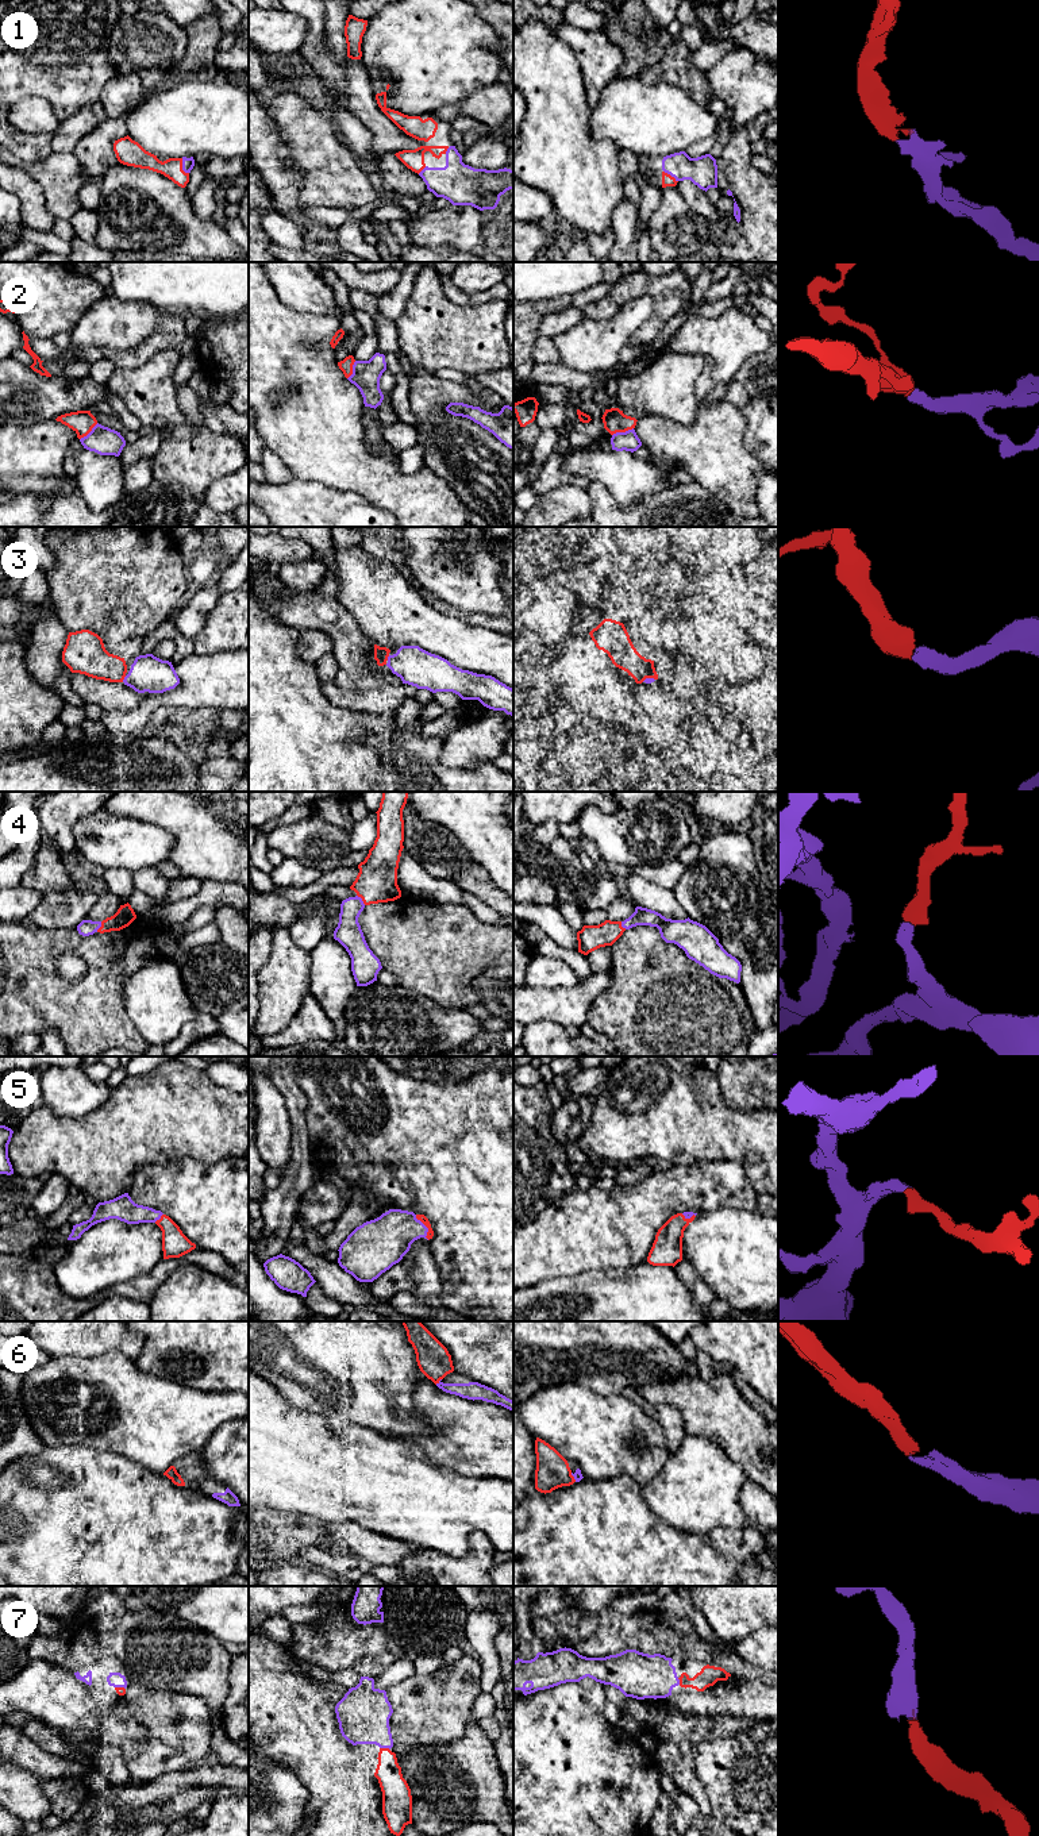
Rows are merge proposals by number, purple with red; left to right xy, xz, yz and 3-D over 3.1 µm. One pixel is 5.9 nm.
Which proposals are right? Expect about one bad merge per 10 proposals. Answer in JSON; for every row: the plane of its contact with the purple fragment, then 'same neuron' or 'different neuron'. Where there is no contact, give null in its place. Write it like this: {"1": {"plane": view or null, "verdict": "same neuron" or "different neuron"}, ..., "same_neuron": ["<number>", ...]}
{"1": {"plane": "xy", "verdict": "same neuron"}, "2": {"plane": "yz", "verdict": "same neuron"}, "3": {"plane": "xy", "verdict": "same neuron"}, "4": {"plane": "xz", "verdict": "same neuron"}, "5": {"plane": "xz", "verdict": "same neuron"}, "6": {"plane": "xz", "verdict": "same neuron"}, "7": {"plane": "xz", "verdict": "same neuron"}, "same_neuron": ["1", "2", "3", "4", "5", "6", "7"]}

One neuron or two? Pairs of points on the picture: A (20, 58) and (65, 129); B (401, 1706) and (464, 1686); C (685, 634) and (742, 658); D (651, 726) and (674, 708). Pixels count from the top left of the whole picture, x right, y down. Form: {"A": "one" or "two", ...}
{"A": "two", "B": "one", "C": "one", "D": "two"}

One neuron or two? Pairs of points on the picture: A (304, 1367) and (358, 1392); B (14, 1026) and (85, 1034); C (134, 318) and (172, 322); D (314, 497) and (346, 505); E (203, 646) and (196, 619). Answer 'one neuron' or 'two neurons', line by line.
A: one neuron
B: one neuron
C: two neurons
D: one neuron
E: two neurons

